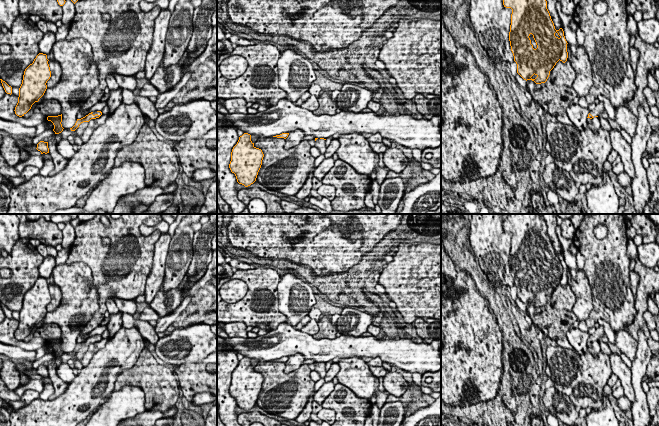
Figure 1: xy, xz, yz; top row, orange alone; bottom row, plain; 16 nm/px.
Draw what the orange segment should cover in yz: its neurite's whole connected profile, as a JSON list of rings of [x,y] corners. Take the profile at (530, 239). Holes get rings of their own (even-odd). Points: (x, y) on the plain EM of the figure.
[[[508,214],[503,229],[512,233],[509,265],[517,297],[526,305],[545,307],[556,287],[559,284],[563,287],[567,285],[568,267],[563,253],[555,253],[543,214]]]

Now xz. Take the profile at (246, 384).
[[[244,357],[239,361],[231,376],[229,392],[235,398],[237,406],[245,411],[256,405],[264,378],[251,365],[251,359]]]

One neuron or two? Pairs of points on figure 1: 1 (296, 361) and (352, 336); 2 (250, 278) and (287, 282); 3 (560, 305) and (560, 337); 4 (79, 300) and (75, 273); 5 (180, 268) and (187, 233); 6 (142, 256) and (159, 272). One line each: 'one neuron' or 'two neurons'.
1: two neurons
2: two neurons
3: one neuron
4: one neuron
5: one neuron
6: two neurons

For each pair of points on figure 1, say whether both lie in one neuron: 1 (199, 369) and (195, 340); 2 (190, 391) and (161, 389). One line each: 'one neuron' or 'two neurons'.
1: two neurons
2: two neurons

